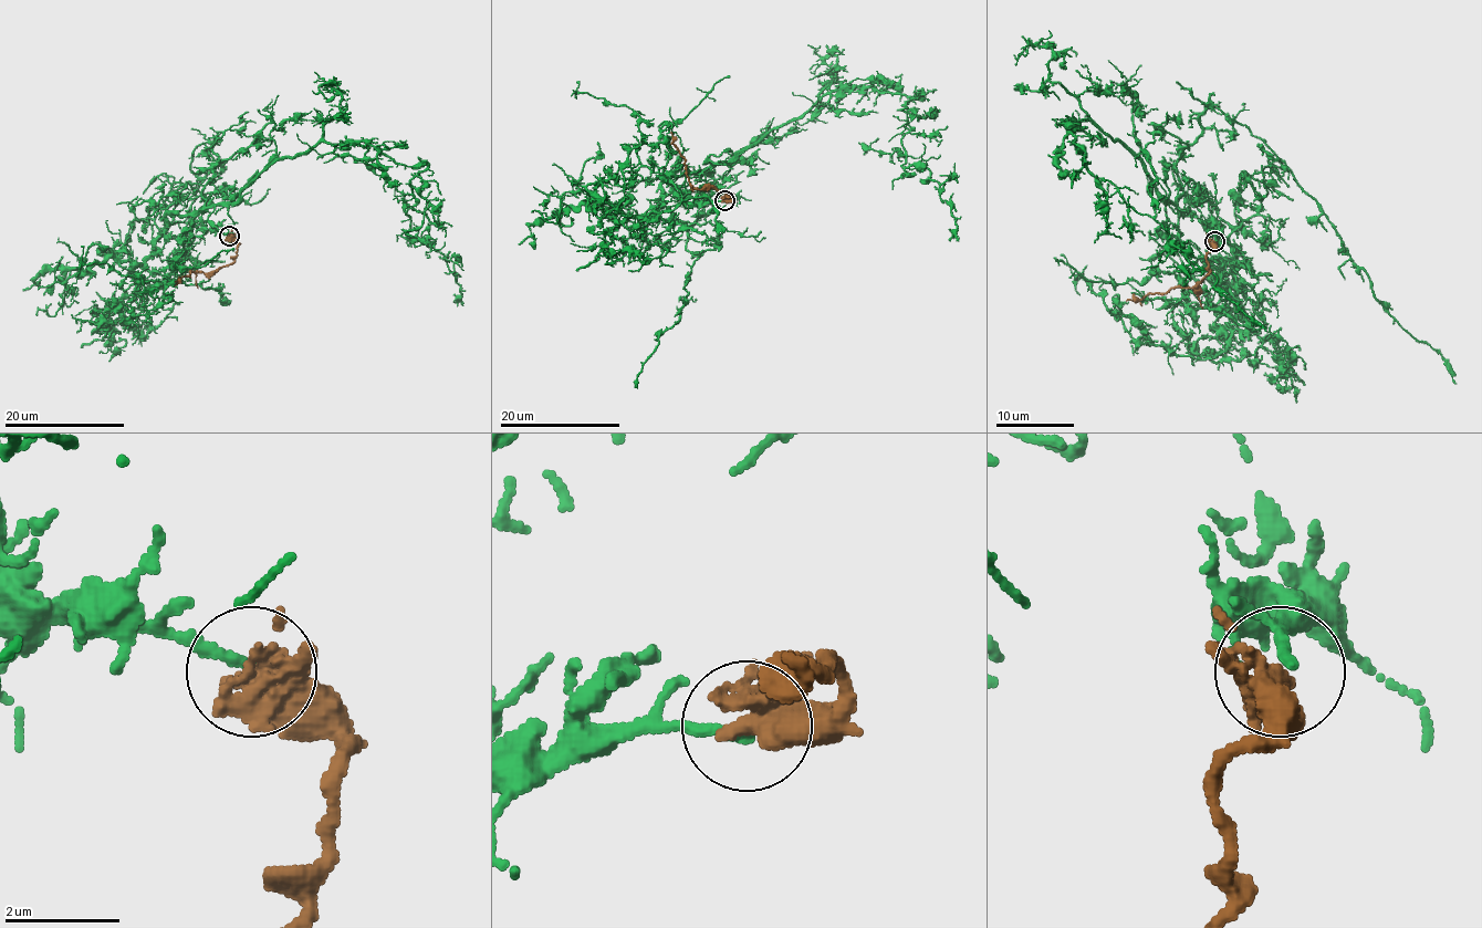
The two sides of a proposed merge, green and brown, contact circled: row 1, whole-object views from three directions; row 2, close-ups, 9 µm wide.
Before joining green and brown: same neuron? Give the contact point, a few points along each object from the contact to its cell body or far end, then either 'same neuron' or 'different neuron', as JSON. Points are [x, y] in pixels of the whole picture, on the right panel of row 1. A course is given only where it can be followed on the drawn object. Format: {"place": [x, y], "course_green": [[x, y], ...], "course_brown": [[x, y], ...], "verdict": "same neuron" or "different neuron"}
{"place": [1214, 241], "course_green": [[1216, 240], [1223, 227], [1183, 215], [1124, 145], [1088, 120], [1070, 125], [1088, 170], [1265, 331]], "course_brown": [[1216, 242], [1209, 250], [1208, 269], [1199, 289], [1172, 287], [1165, 292], [1149, 292], [1139, 300], [1126, 300]], "verdict": "different neuron"}

